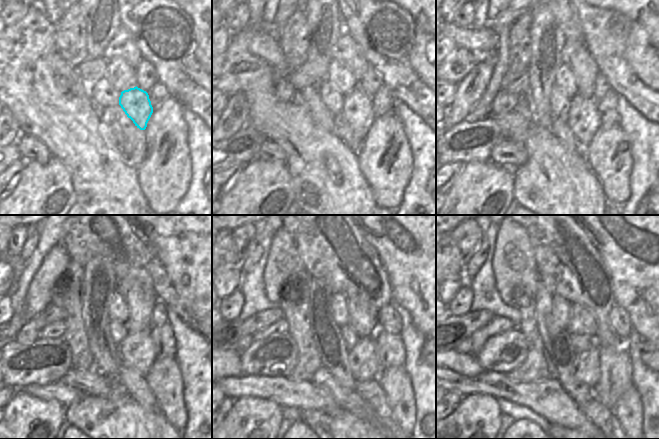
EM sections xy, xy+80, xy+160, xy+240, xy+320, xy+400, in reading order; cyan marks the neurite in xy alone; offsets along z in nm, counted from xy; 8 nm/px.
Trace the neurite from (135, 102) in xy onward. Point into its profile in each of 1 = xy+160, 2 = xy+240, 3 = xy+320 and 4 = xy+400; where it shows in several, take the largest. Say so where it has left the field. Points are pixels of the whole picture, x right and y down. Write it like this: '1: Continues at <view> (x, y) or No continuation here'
1: Continues at xy+160 (583, 118)
2: Continues at xy+240 (137, 350)
3: Continues at xy+320 (363, 361)
4: Continues at xy+400 (586, 364).

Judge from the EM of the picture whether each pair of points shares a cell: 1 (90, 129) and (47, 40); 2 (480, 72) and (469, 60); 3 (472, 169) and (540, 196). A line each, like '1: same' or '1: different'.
1: same
2: different
3: different

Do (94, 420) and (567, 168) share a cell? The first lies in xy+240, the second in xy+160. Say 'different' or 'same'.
same

